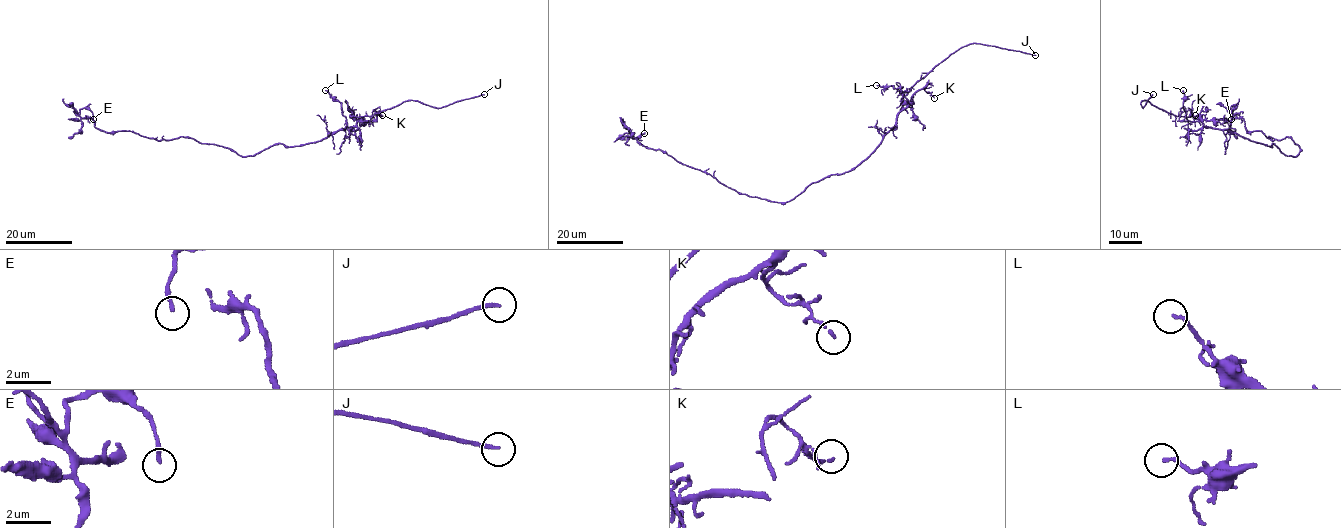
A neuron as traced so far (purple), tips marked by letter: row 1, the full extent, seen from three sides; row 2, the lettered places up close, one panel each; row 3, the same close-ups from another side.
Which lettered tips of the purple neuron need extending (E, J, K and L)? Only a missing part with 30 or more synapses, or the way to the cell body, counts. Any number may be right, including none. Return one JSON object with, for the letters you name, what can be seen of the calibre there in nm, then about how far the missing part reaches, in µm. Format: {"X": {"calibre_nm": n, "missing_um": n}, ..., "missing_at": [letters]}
{"J": {"calibre_nm": 150, "missing_um": 30}, "missing_at": ["J"]}

